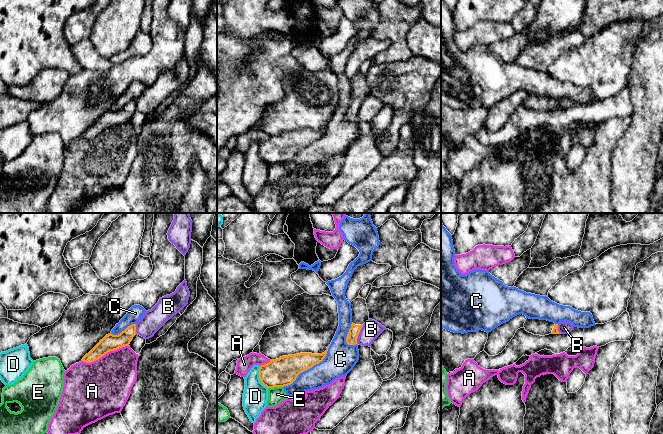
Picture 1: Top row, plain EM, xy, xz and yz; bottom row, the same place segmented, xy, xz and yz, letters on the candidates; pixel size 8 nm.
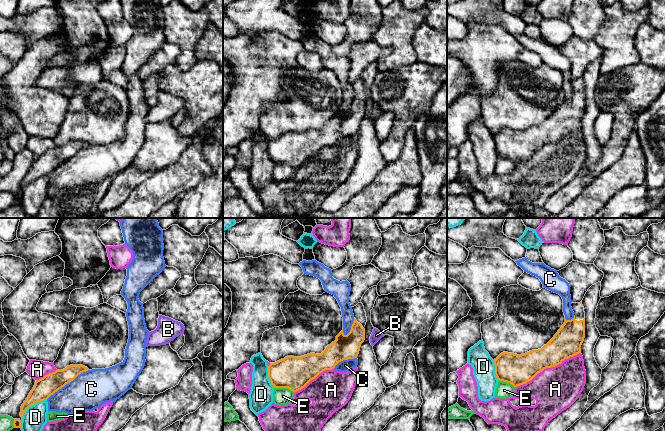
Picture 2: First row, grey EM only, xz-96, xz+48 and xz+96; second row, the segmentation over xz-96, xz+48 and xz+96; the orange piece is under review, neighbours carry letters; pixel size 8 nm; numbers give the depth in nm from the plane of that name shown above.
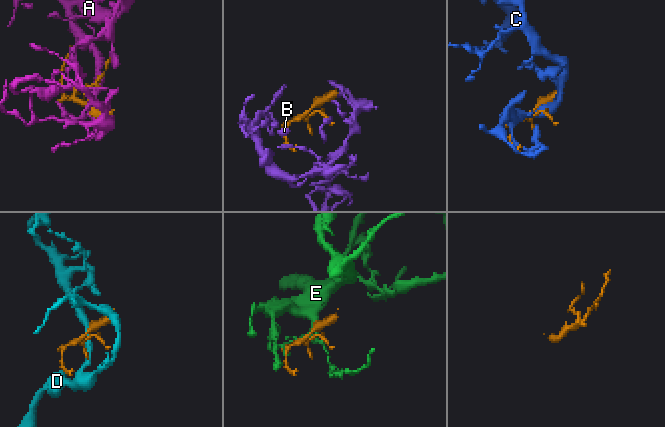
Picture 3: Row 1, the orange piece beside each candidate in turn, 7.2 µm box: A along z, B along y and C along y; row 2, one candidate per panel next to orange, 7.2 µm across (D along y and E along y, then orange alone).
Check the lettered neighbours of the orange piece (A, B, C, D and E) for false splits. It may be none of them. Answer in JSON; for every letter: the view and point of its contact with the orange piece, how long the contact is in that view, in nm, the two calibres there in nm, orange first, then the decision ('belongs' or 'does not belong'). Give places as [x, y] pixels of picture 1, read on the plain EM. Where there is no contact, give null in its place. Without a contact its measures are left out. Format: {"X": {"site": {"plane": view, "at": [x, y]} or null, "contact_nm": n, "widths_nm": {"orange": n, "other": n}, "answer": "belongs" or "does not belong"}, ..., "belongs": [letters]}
{"A": {"site": {"plane": "xy", "at": [105, 129]}, "contact_nm": 400, "widths_nm": {"orange": 140, "other": 420}, "answer": "does not belong"}, "B": {"site": {"plane": "xz", "at": [358, 110]}, "contact_nm": 160, "widths_nm": {"orange": 90, "other": 160}, "answer": "does not belong"}, "C": {"site": {"plane": "xz", "at": [309, 144]}, "contact_nm": 500, "widths_nm": {"orange": 220, "other": 240}, "answer": "does not belong"}, "D": {"site": {"plane": "xz", "at": [259, 154]}, "contact_nm": 200, "widths_nm": {"orange": 220, "other": 200}, "answer": "does not belong"}, "E": {"site": {"plane": "xz", "at": [275, 162]}, "contact_nm": 120, "widths_nm": {"orange": 220, "other": 140}, "answer": "does not belong"}, "belongs": []}

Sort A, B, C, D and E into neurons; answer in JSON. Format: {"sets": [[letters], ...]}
{"sets": [["A"], ["B"], ["C"], ["D"], ["E"]]}

